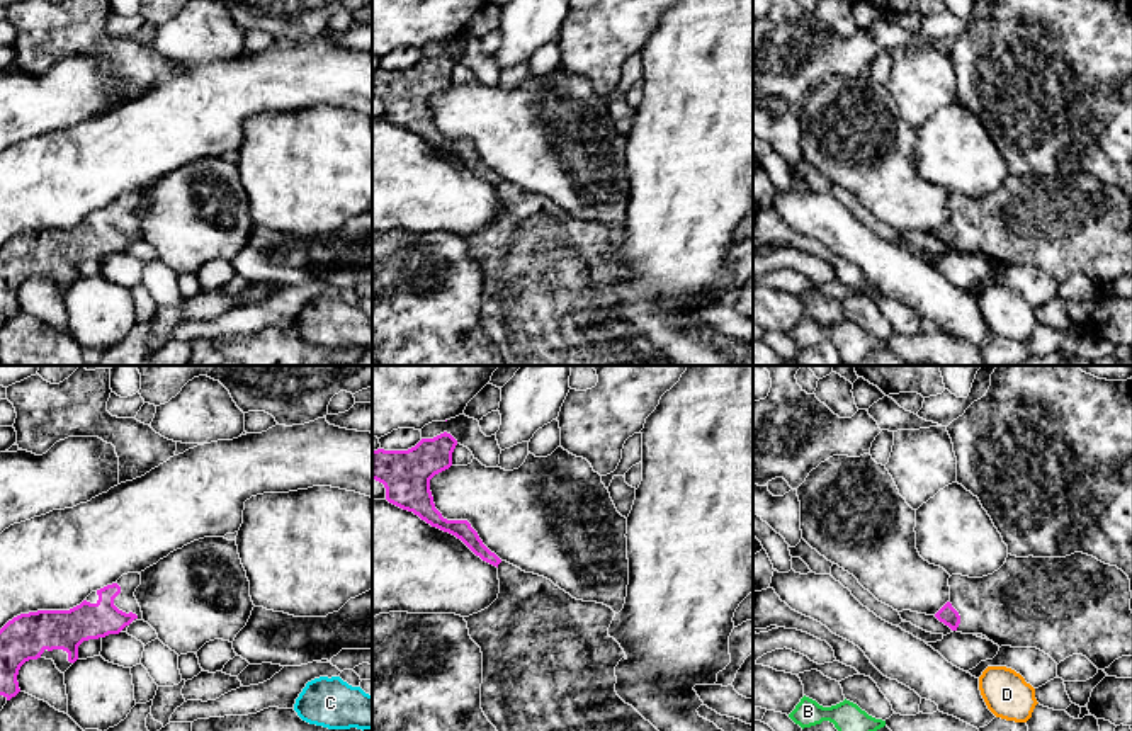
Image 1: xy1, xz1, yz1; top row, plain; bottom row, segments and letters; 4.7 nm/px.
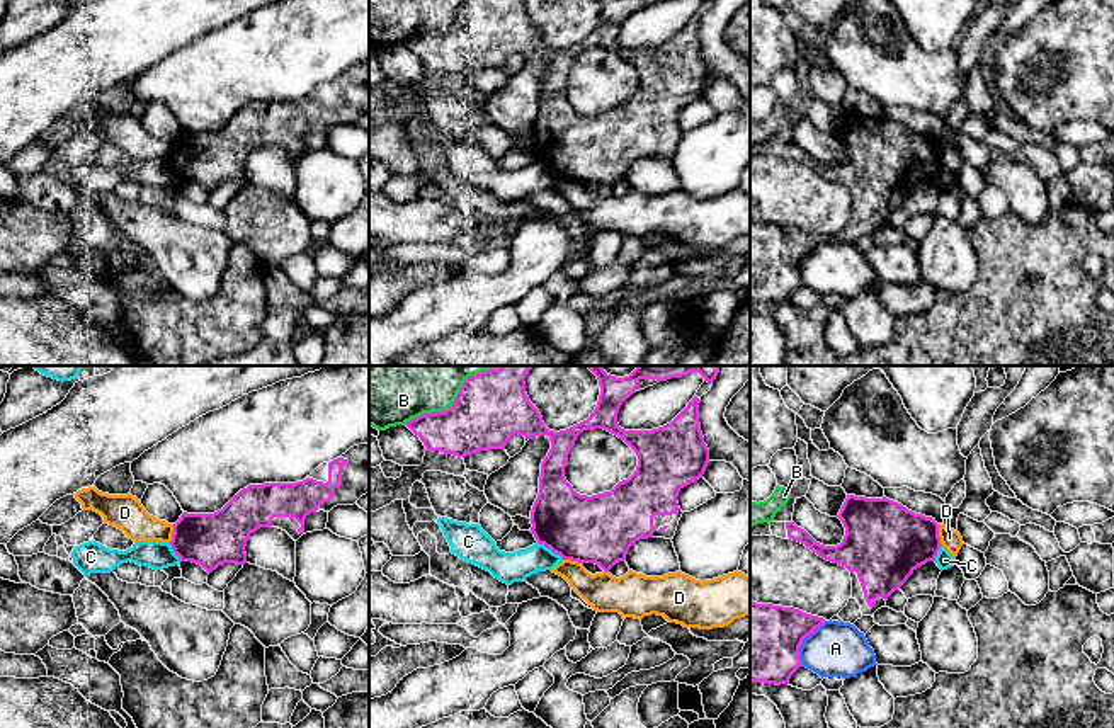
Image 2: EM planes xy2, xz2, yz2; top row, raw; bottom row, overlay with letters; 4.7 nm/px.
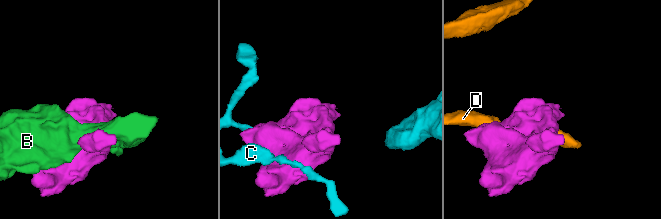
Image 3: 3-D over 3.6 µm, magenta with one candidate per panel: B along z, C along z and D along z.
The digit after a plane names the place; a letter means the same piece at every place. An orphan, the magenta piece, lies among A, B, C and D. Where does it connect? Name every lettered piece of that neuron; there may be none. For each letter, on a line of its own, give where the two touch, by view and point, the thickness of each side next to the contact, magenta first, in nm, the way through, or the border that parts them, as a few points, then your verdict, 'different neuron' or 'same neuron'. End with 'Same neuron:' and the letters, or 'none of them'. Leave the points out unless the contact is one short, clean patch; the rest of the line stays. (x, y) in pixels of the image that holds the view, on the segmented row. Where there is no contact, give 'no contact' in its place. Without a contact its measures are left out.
A: contact yz2 (801, 642); calibres 380 and 260 nm; different neuron
B: contact xz2 (456, 398); calibres 340 and 460 nm; different neuron
C: contact xz2 (551, 550); calibres 320 and 140 nm; border xz2 (538, 541), (563, 558); different neuron
D: contact yz2 (937, 534); calibres 360 and 100 nm; border yz2 (937, 524), (943, 545); different neuron
Same neuron: none of them

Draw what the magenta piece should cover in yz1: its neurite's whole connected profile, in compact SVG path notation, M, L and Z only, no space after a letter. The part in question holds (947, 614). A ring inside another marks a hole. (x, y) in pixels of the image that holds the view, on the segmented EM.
M1074 552L1066 558L1016 558L993 575L948 578L950 600L935 617L952 631L982 634L994 644L1037 648L1057 665L1073 654L1086 656L1098 670L1132 656L1130 580L1117 566Z

